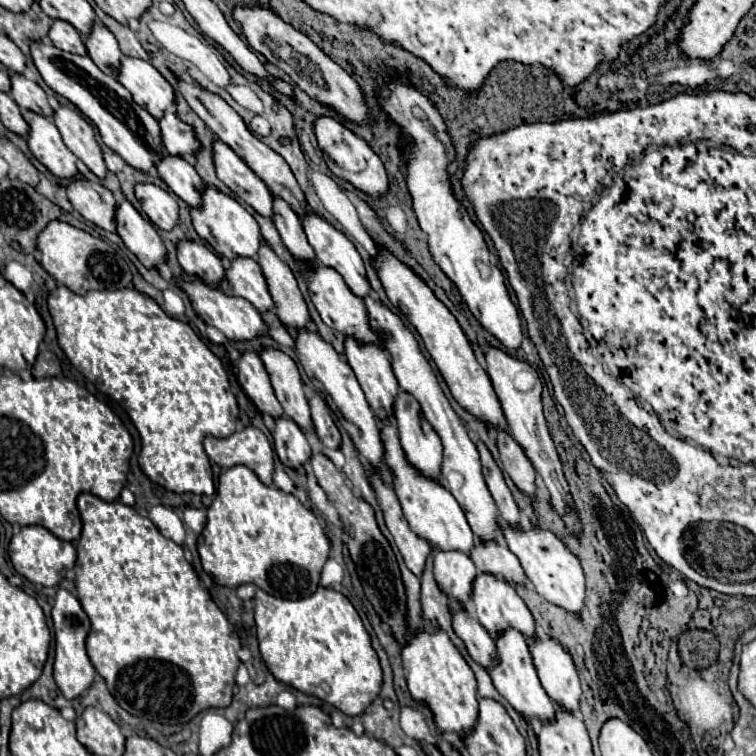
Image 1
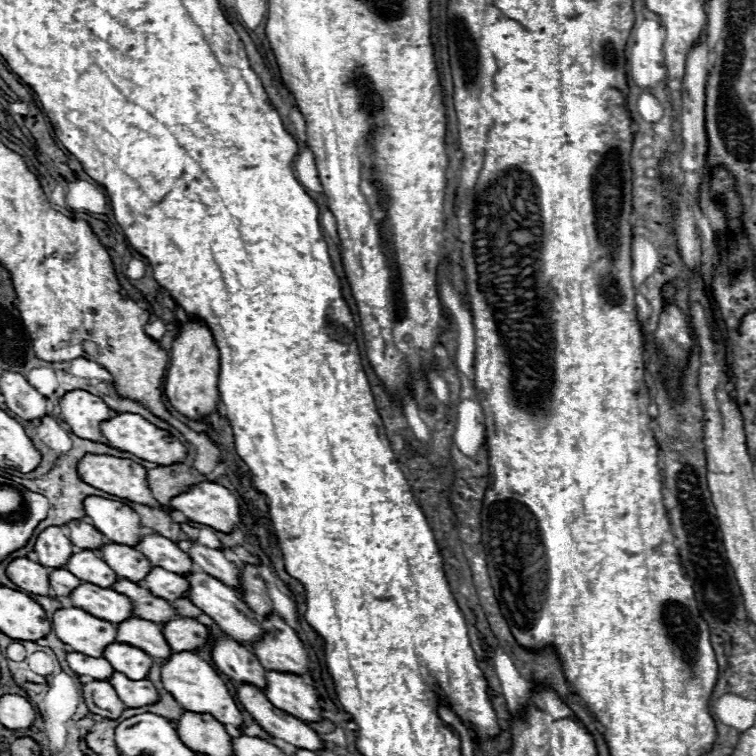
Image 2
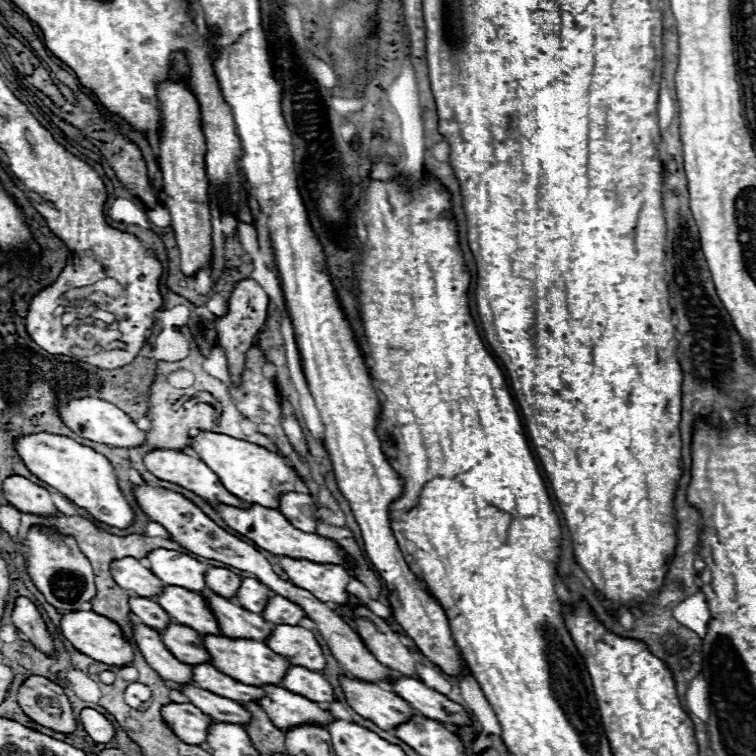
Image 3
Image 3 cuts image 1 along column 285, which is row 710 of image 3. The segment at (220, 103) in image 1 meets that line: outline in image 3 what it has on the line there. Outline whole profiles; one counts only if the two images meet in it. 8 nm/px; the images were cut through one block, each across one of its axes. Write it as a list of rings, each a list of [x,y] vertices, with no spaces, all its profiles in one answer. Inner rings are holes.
[[[170,702],[162,706],[160,716],[168,724],[168,728],[172,728],[176,736],[180,736],[180,740],[184,740],[186,744],[194,744],[194,746],[206,740],[206,730],[208,730],[208,724],[212,722],[212,718],[202,714],[194,704]]]

